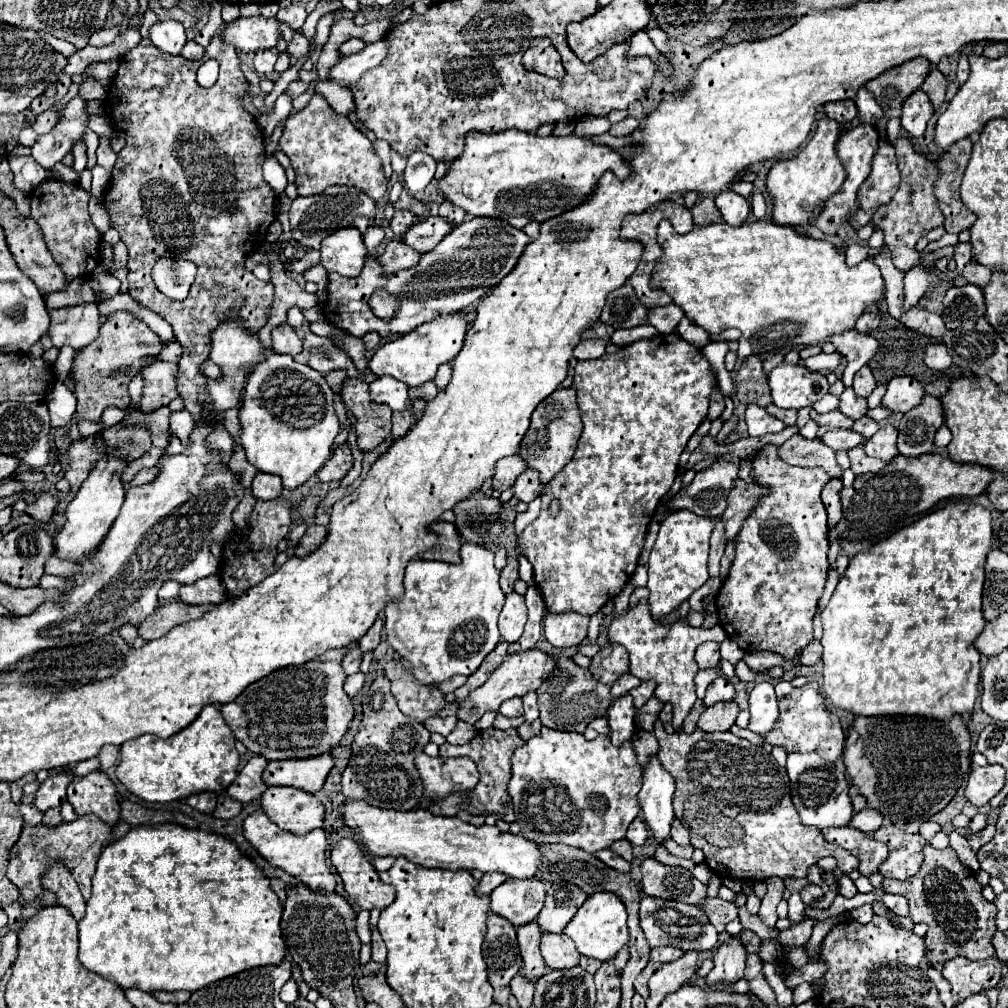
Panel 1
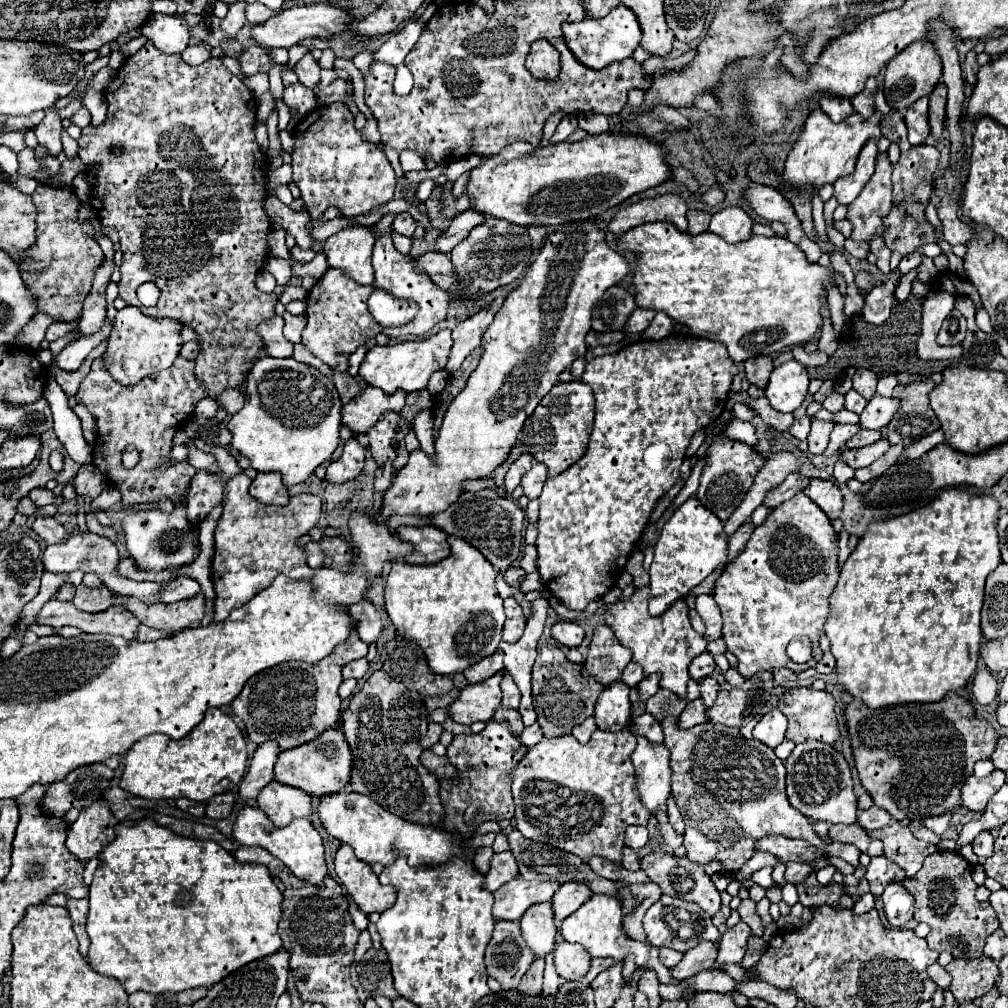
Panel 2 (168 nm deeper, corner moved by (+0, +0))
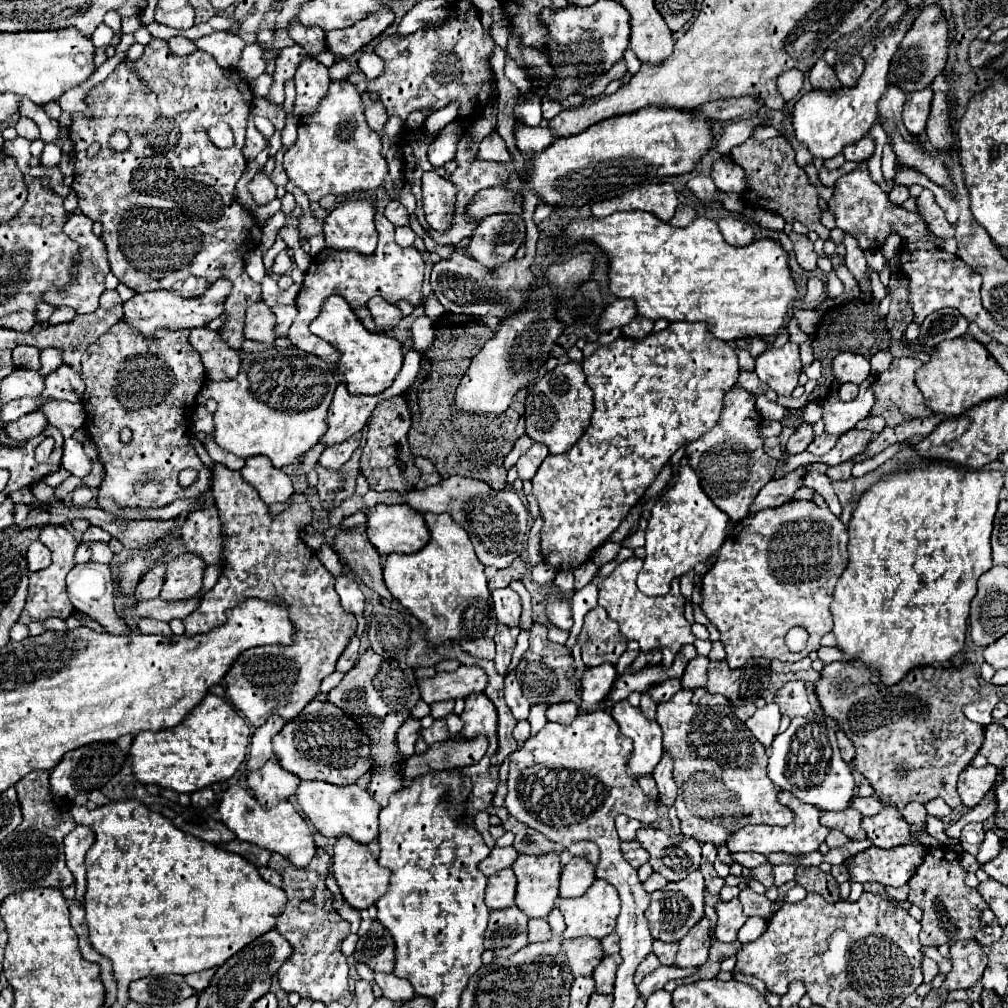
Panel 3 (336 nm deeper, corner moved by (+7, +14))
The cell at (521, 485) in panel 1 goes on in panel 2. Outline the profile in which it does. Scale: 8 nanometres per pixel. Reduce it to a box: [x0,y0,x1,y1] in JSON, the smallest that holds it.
[522,464,548,500]

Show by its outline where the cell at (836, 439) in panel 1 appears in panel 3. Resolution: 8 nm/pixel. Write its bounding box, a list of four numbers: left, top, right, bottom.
[857,416,885,434]

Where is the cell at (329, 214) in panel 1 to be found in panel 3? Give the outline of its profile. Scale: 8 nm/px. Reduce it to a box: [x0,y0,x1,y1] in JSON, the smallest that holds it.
[249,172,275,204]

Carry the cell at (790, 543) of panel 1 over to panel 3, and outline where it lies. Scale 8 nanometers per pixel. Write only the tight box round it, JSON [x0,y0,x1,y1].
[701,500,847,668]

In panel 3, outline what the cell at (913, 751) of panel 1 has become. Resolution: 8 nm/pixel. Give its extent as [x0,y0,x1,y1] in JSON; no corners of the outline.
[815,652,985,808]

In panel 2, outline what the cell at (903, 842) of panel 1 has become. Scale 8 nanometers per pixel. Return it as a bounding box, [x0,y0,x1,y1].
[870,822,938,878]

